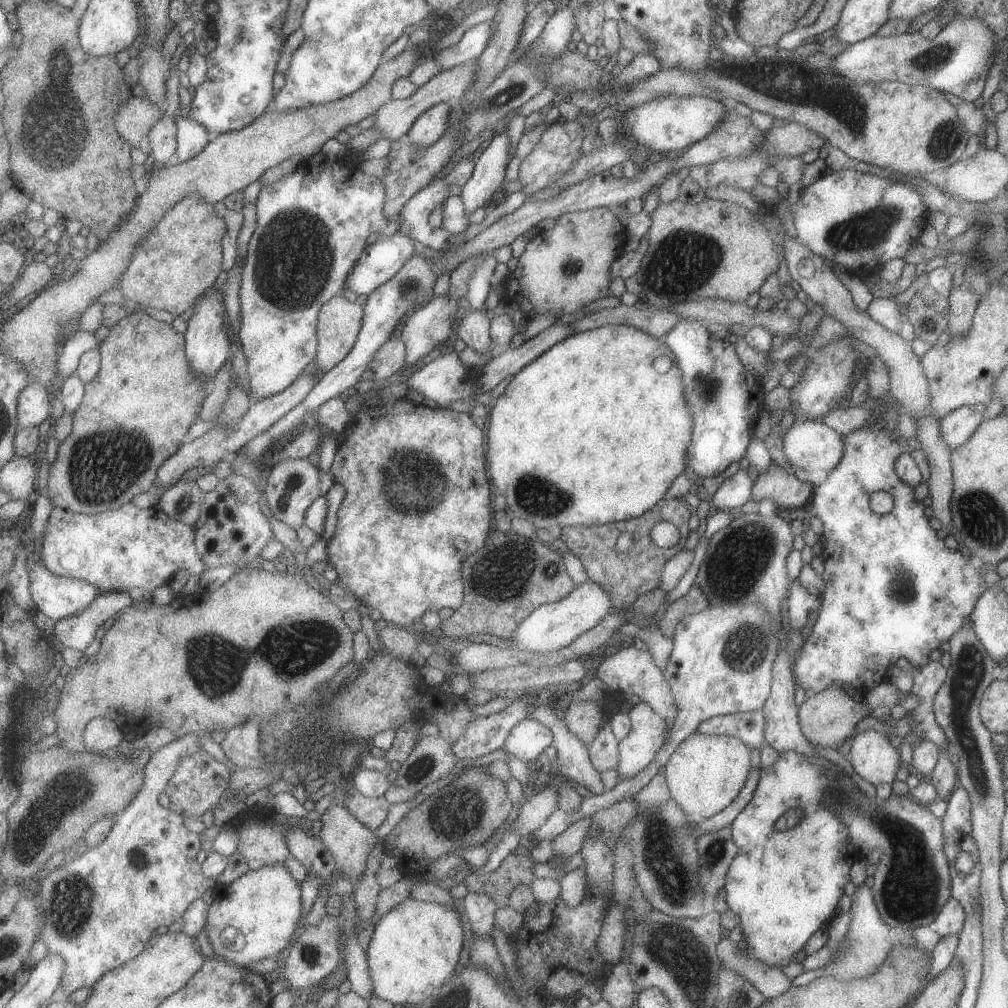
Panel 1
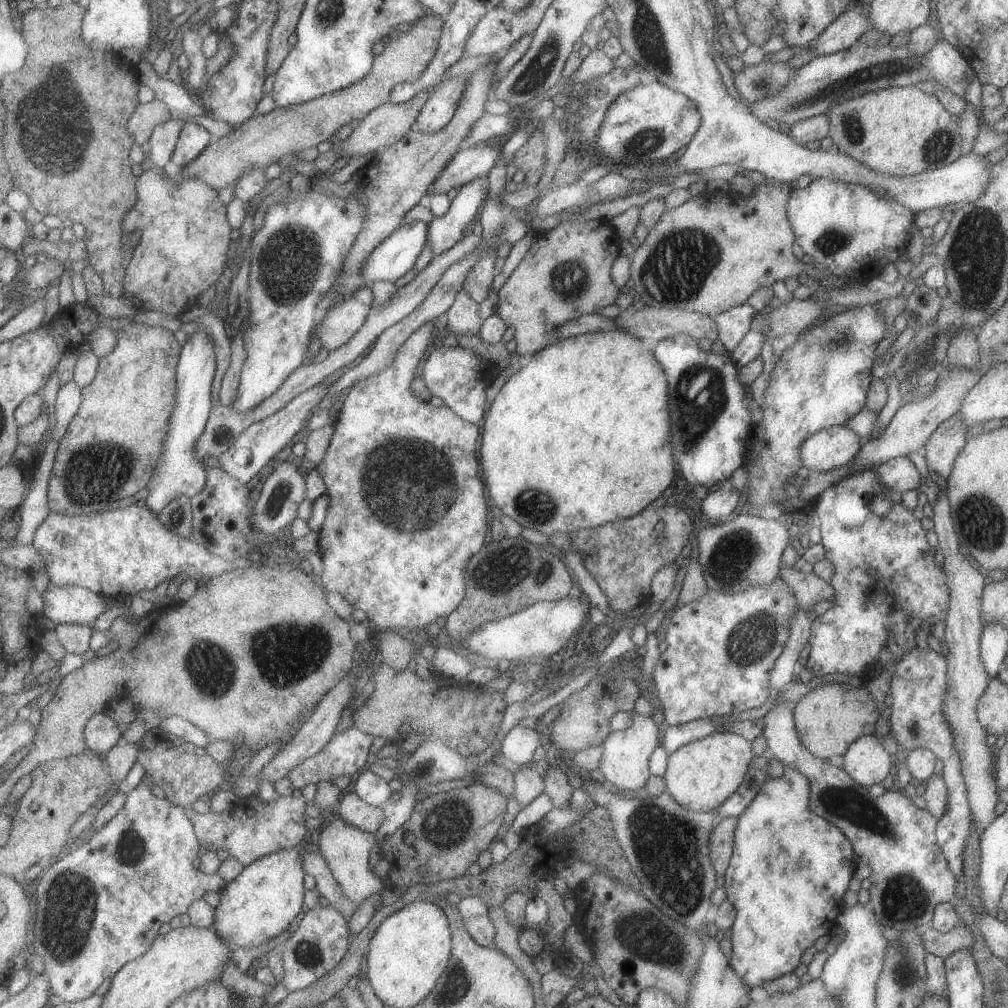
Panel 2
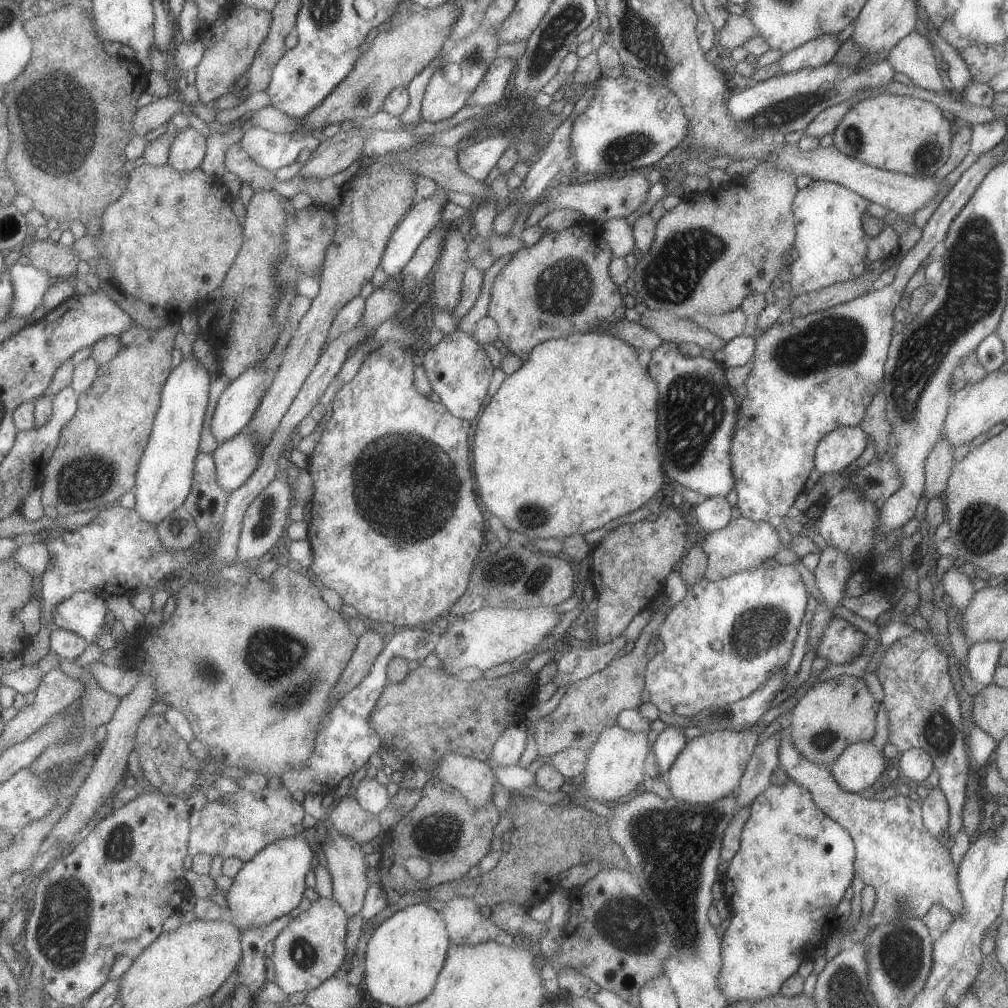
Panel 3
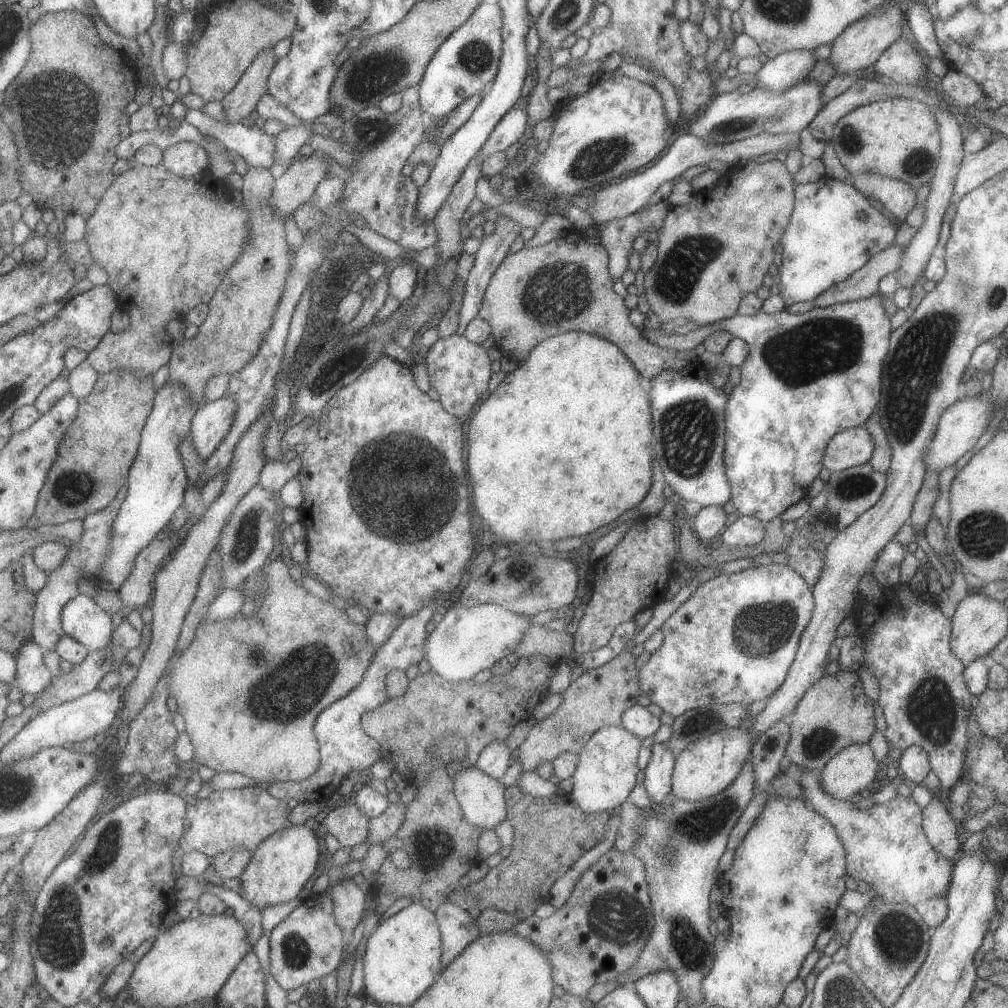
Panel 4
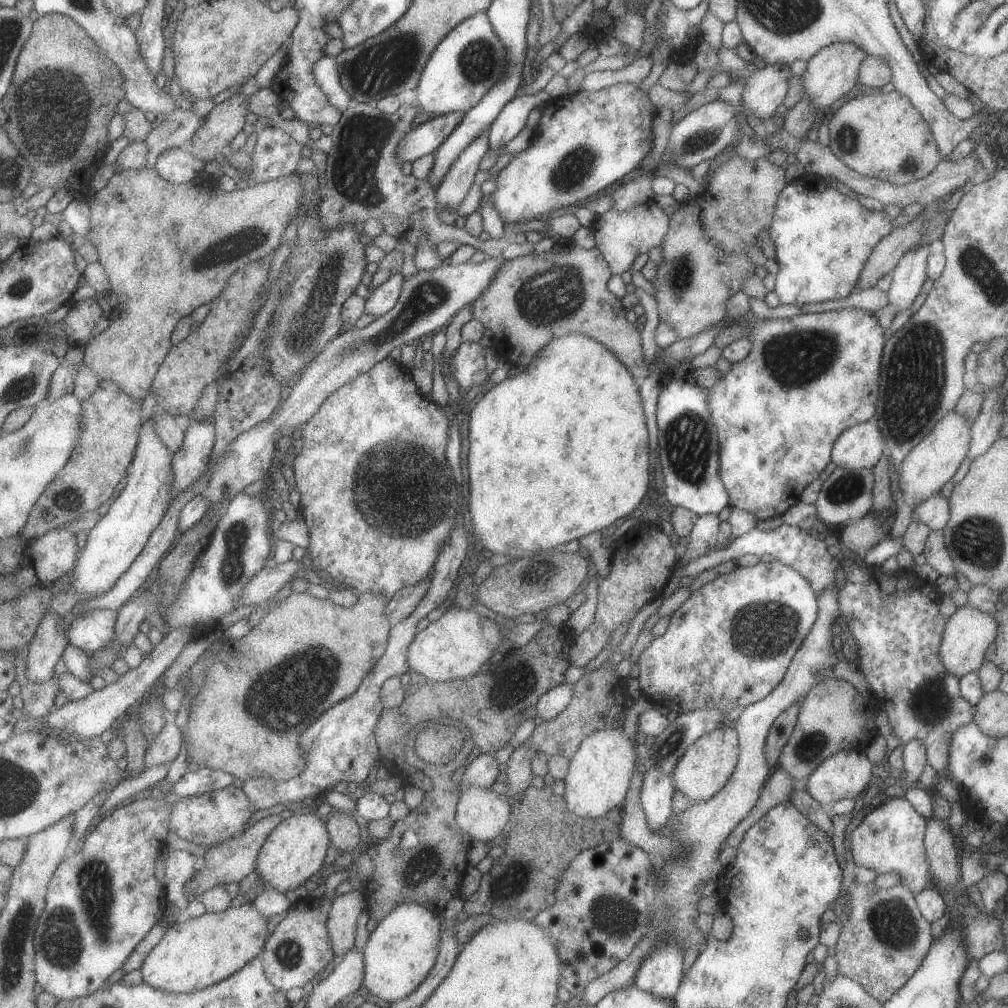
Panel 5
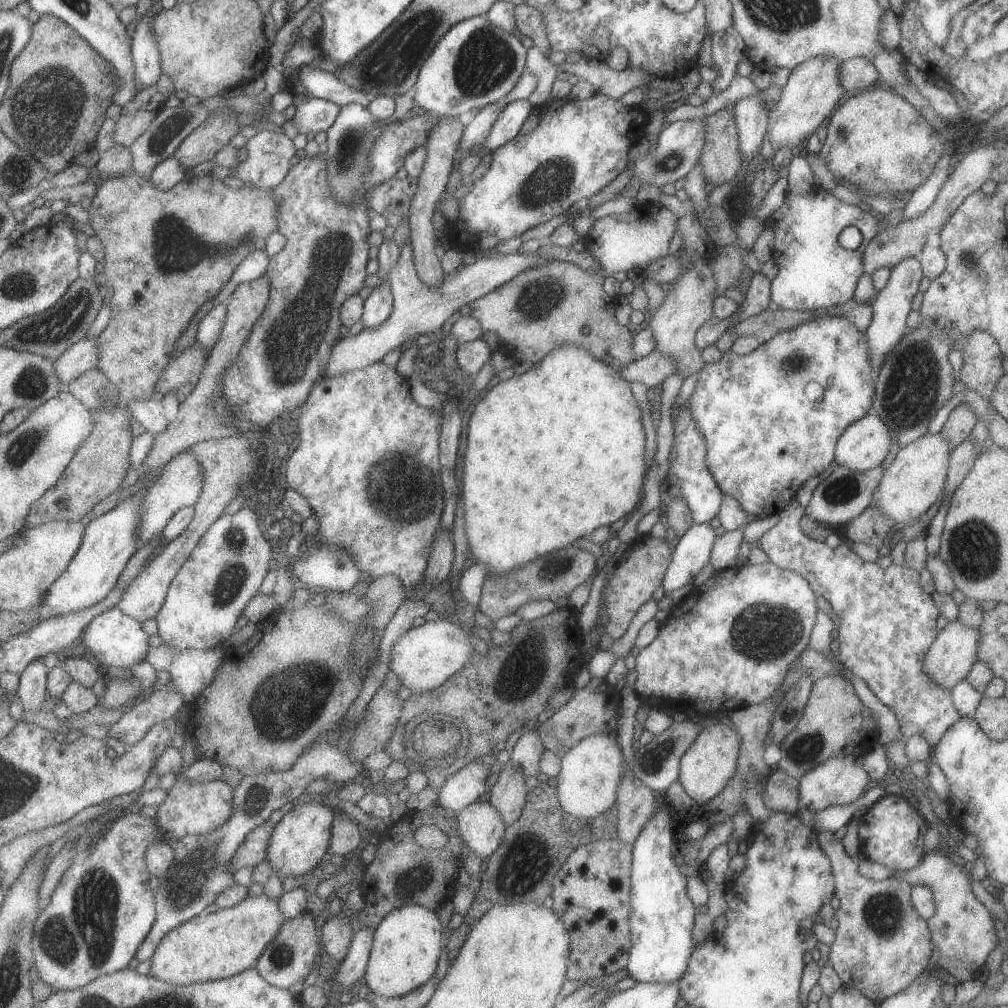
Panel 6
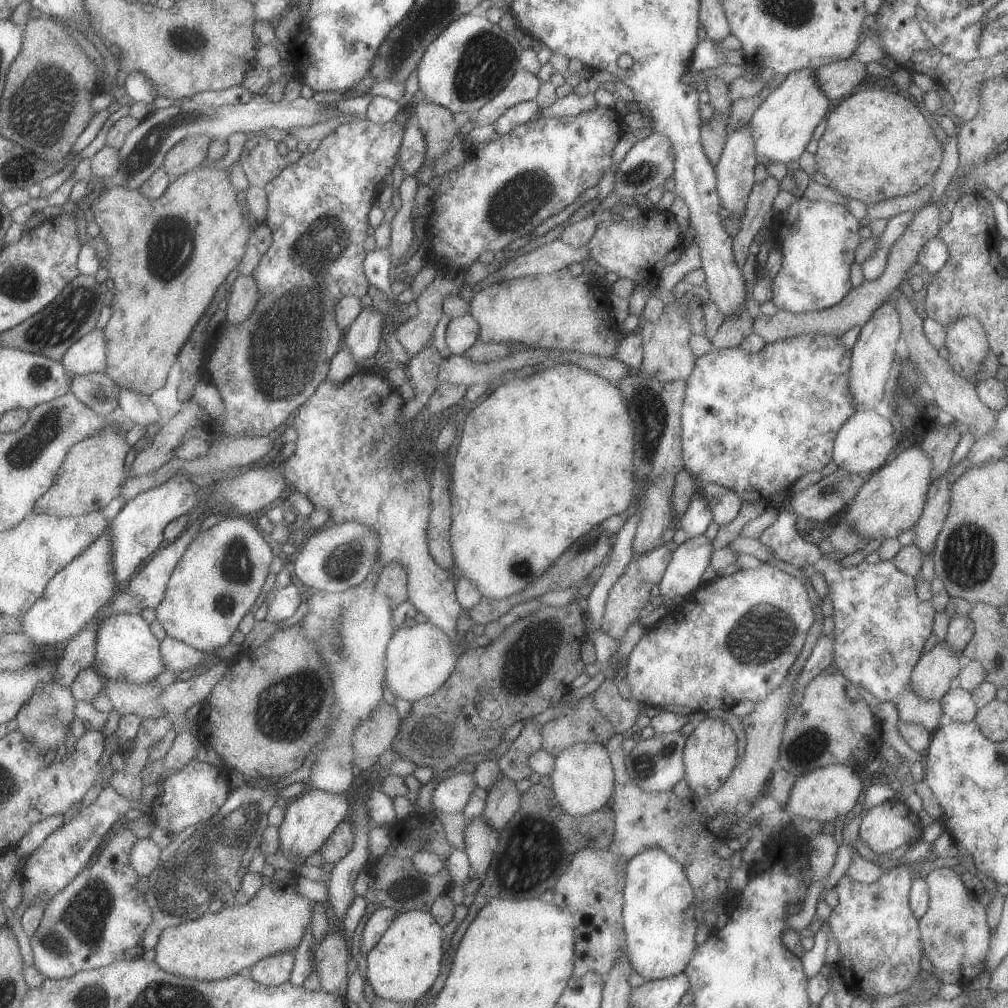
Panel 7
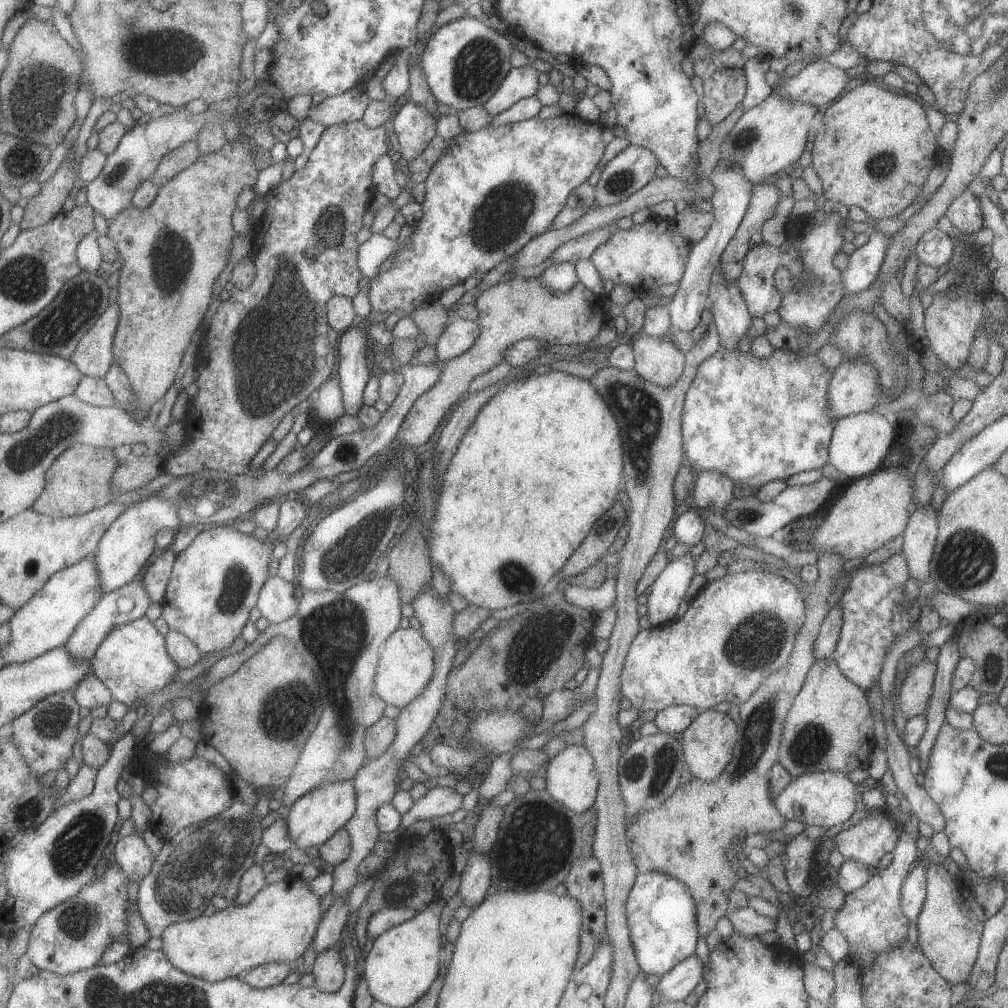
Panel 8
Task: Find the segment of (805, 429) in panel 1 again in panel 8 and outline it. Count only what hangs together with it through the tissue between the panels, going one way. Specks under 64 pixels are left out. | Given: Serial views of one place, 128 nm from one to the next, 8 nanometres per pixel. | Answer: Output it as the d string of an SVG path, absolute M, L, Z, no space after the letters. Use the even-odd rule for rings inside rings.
M874 411L860 412L840 418L835 422L829 443L829 463L842 477L860 479L882 468L884 458L897 443L899 426L890 424L885 416Z

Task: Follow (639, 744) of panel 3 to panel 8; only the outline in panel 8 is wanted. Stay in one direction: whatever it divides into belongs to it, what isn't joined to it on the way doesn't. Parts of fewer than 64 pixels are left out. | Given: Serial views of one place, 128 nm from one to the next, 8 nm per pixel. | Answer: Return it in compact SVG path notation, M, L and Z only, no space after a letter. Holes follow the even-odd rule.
M573 745L550 761L547 772L547 789L558 801L578 813L584 813L595 805L598 798L599 772L594 757L585 746Z

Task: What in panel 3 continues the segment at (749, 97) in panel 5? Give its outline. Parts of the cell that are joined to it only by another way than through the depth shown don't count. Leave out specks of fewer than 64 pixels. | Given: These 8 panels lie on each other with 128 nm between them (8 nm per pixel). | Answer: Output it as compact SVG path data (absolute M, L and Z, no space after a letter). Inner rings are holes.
M839 33L819 36L780 58L782 73L802 70L802 68L818 68L834 60L838 50L844 44L839 40Z

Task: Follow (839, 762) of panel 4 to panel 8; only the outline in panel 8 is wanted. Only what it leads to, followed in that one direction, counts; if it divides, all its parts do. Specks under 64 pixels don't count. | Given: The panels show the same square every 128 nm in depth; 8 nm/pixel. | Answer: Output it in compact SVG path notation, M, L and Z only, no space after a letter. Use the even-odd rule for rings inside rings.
M828 770L794 777L781 794L773 799L777 810L786 820L801 822L806 827L832 830L844 826L854 815L860 789L852 783L848 774Z

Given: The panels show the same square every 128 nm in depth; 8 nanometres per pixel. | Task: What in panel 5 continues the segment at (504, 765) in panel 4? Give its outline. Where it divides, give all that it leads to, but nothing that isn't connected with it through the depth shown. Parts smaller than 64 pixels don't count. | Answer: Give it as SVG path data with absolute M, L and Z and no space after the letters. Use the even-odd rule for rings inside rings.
M494 754L476 757L467 768L462 788L467 786L482 786L482 788L492 788L500 774L505 771L504 765L498 762Z

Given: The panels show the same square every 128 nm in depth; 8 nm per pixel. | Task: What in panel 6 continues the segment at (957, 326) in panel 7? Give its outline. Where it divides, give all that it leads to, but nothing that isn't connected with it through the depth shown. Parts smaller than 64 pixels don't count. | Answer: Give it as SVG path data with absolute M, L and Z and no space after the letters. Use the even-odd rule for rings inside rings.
M973 330L970 336L966 336L964 339L966 345L962 348L962 356L964 356L964 364L957 374L957 379L961 384L982 394L982 398L990 398L996 384L1000 382L1000 378L1004 376L1004 370L1002 367L1002 352L996 338L992 336L988 331Z

